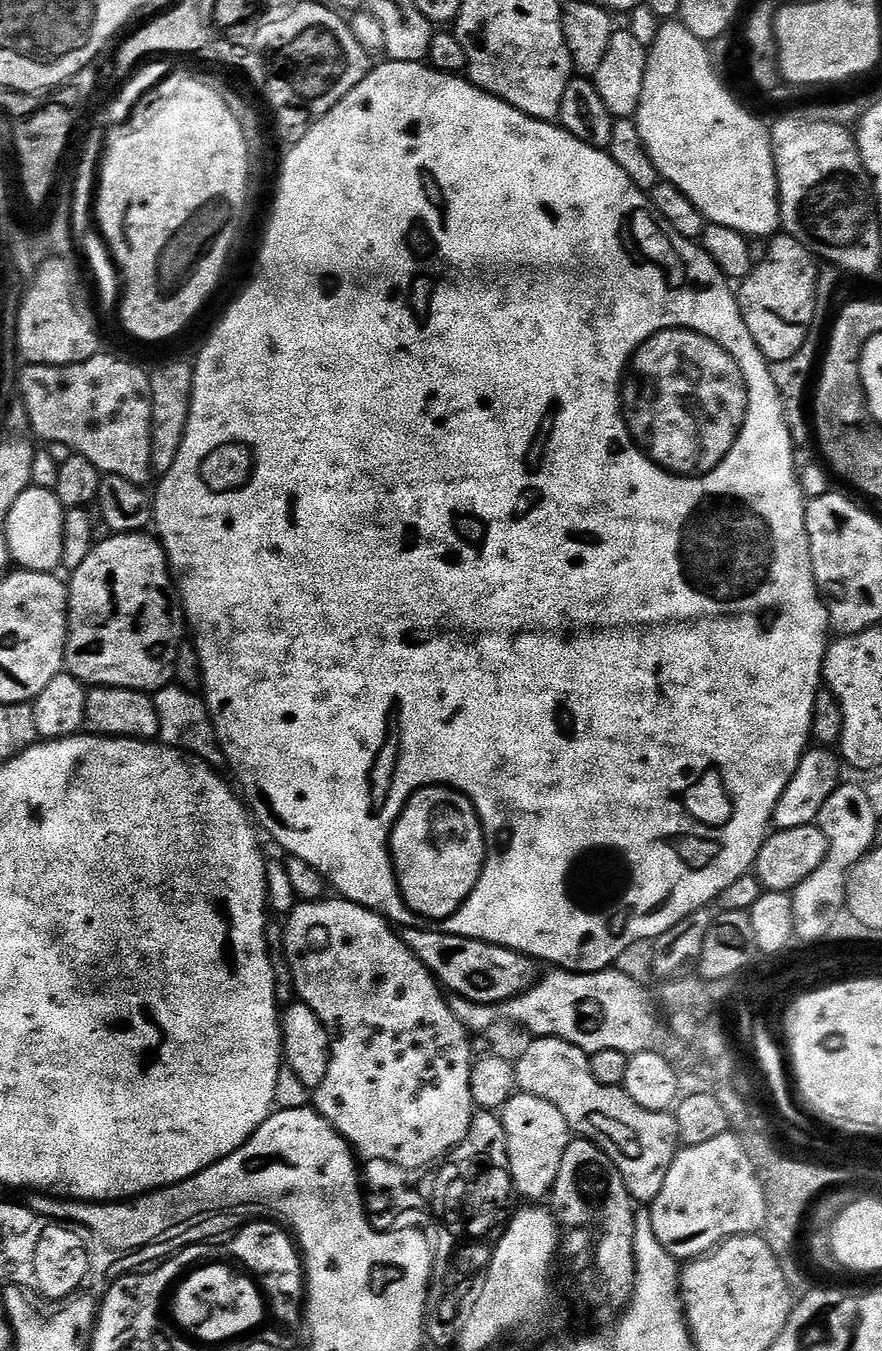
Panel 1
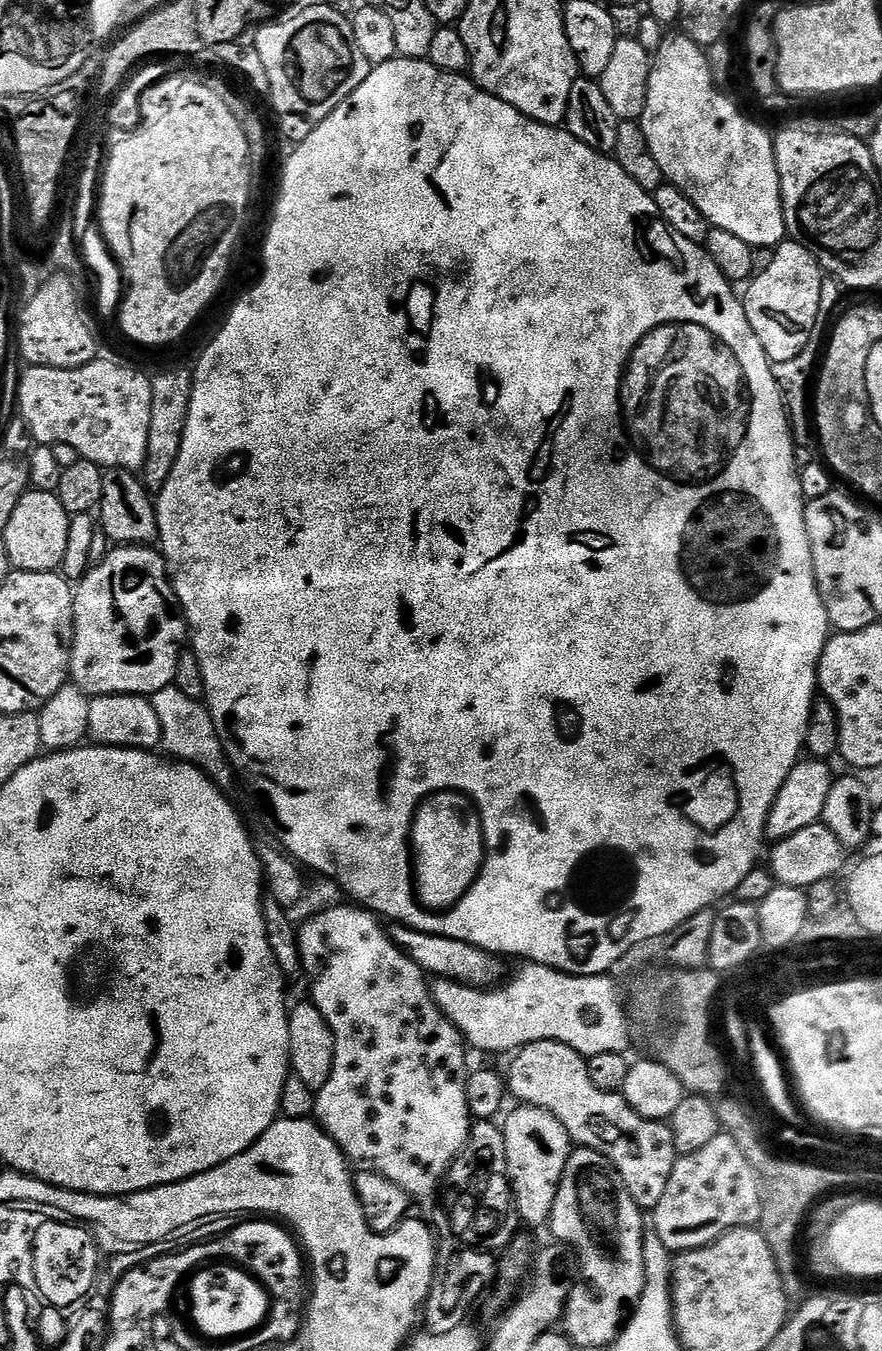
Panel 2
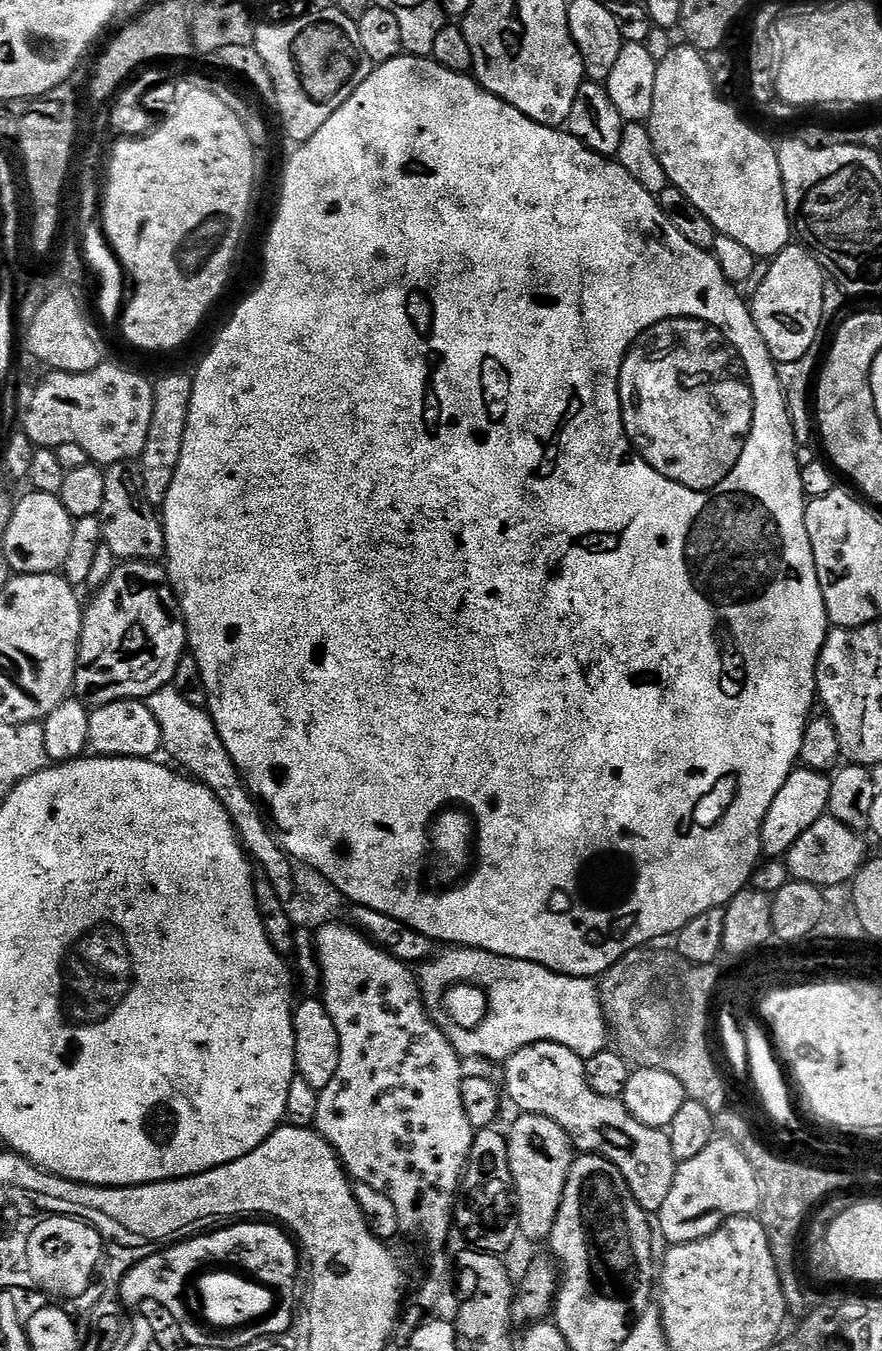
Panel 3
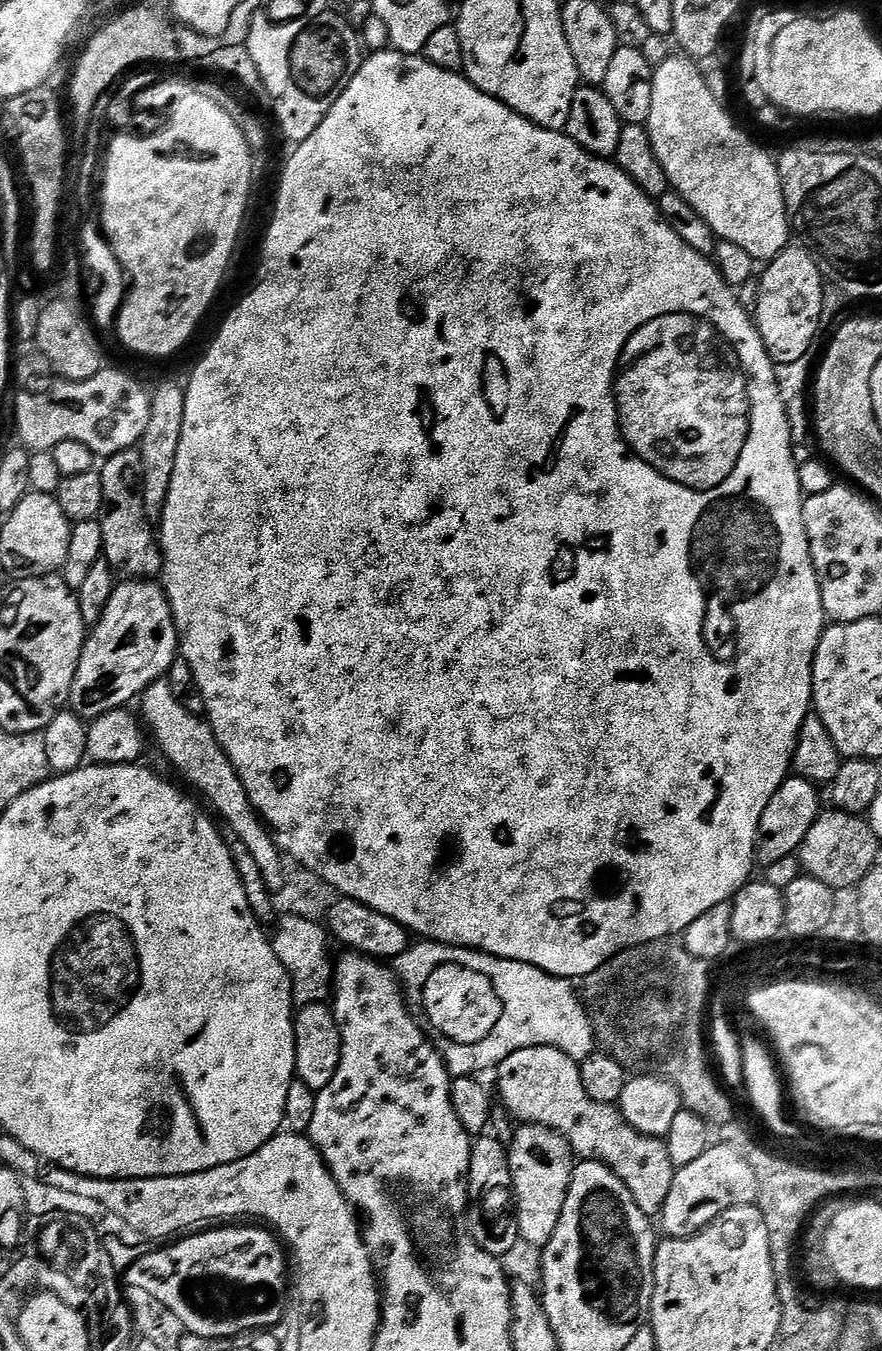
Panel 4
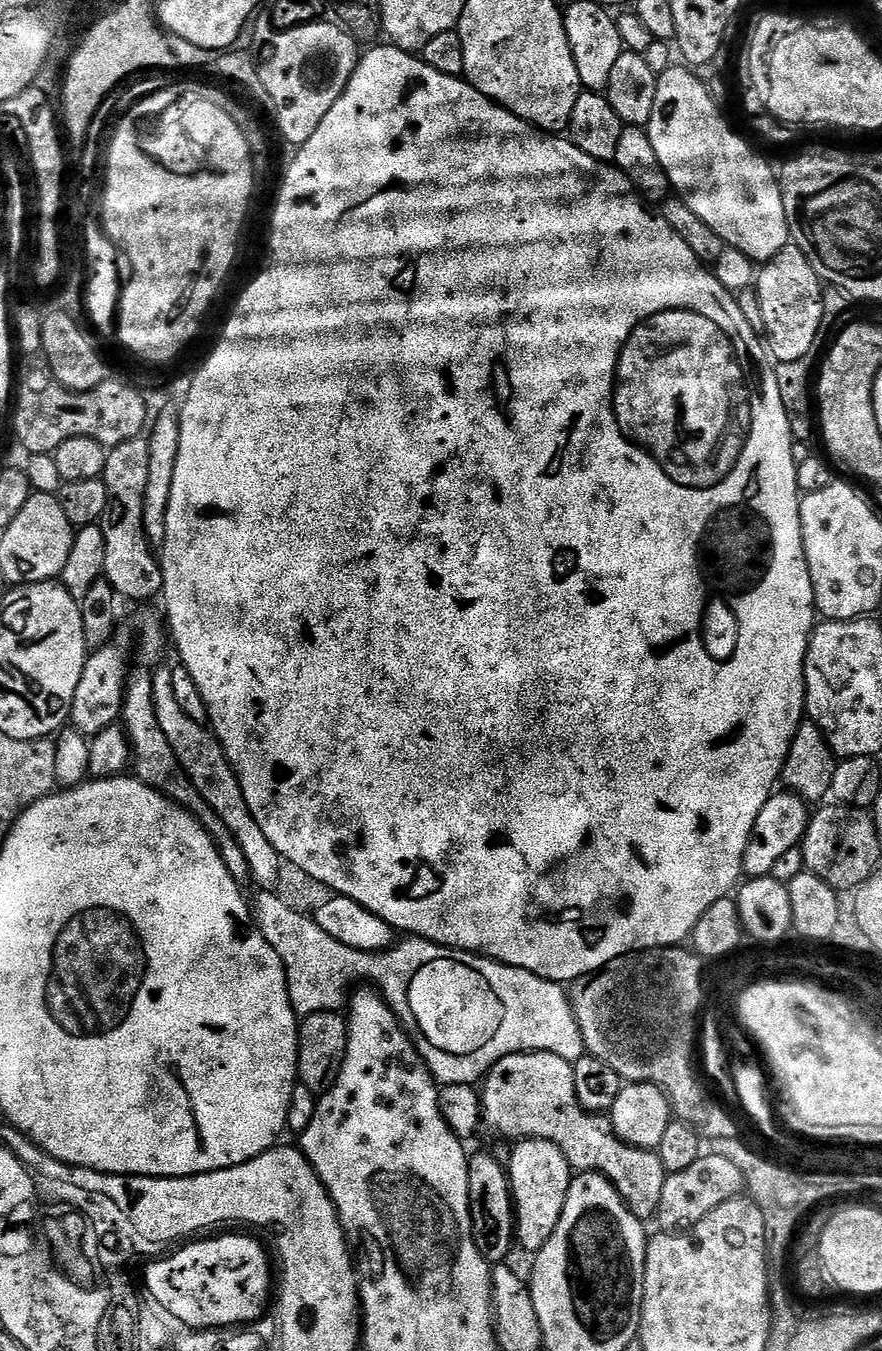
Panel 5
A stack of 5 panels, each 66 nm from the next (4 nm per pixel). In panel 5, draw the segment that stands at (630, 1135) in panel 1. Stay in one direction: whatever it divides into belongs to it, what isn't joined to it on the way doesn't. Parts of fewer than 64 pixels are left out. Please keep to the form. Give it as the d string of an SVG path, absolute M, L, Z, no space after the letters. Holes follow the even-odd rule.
M519 1052L502 1058L488 1073L482 1084L484 1101L483 1123L488 1124L500 1136L509 1136L512 1142L522 1140L549 1140L566 1154L569 1166L577 1173L601 1172L622 1194L628 1209L639 1220L648 1222L660 1210L662 1192L670 1173L665 1170L659 1151L636 1148L628 1144L614 1130L607 1115L588 1112L581 1106L574 1084L573 1061L558 1058L553 1052Z

